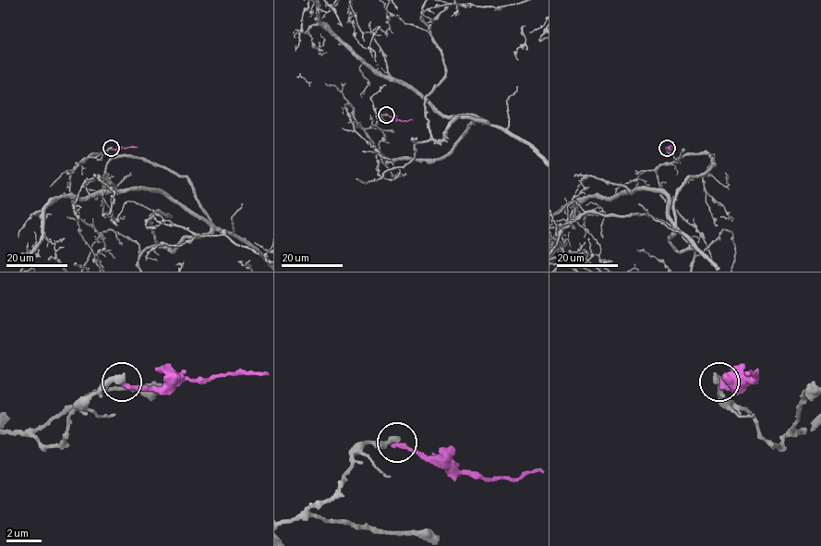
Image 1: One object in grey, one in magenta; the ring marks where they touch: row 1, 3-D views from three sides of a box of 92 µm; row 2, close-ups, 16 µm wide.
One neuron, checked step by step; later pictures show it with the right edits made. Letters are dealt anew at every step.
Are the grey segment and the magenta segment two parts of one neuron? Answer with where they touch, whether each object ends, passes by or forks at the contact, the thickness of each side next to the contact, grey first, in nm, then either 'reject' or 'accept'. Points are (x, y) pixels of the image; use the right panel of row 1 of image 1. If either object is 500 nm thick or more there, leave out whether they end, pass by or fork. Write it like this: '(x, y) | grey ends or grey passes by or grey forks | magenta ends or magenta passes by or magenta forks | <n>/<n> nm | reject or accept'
(667, 148) | grey ends | magenta ends | 400/240 nm | reject

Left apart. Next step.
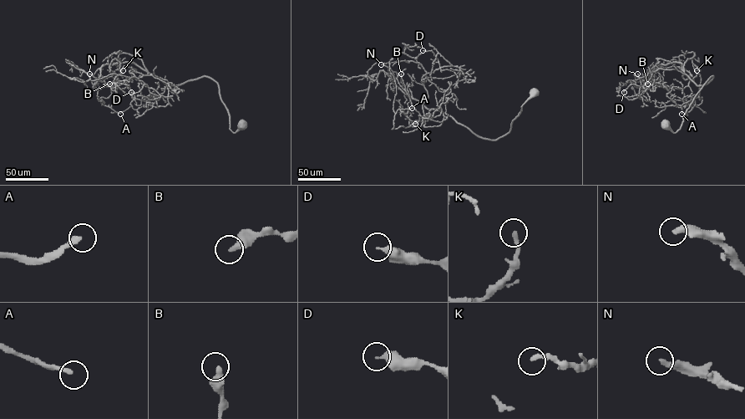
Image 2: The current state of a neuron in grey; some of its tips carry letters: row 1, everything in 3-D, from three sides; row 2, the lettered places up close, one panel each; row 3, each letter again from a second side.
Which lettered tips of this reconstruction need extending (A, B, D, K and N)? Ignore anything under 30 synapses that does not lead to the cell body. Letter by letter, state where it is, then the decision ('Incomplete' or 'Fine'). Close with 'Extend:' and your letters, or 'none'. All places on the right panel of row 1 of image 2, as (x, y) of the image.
A: Place: (681, 114). Incomplete
B: Place: (647, 84). Fine
D: Place: (624, 92). Fine
K: Place: (696, 70). Fine
N: Place: (637, 74). Incomplete
Extend: A, N

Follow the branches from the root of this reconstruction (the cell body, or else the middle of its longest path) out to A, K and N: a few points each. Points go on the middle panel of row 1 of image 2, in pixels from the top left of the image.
A: (534, 92), (510, 130), (494, 140), (477, 136), (435, 109), (408, 127), (392, 129), (396, 111), (412, 108)
K: (534, 92), (510, 130), (496, 140), (477, 136), (441, 111), (425, 120), (409, 119), (410, 126), (415, 124)
N: (534, 92), (510, 130), (490, 140), (408, 97), (392, 83), (392, 72), (381, 64)

